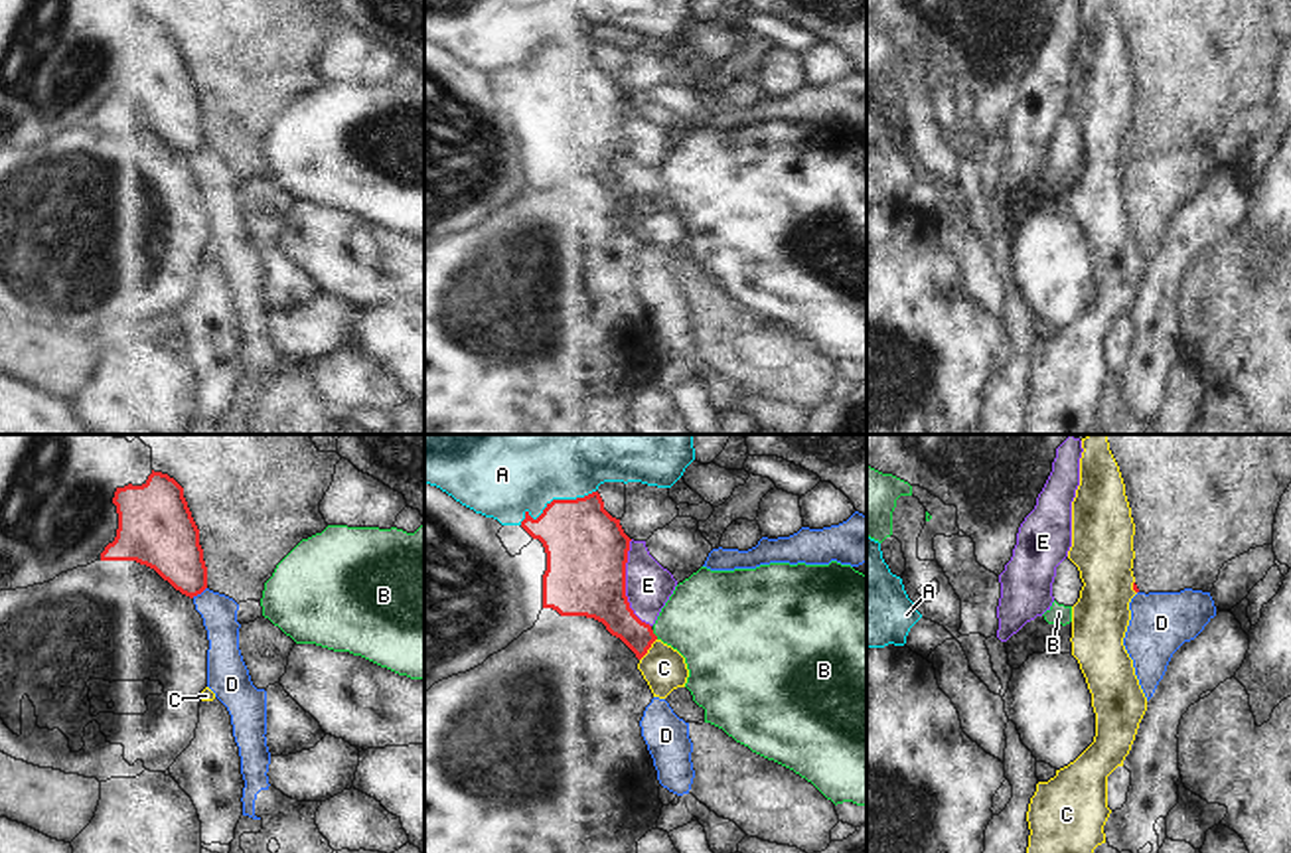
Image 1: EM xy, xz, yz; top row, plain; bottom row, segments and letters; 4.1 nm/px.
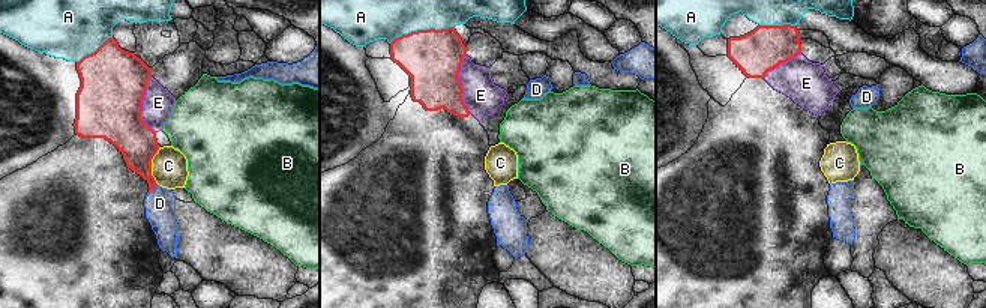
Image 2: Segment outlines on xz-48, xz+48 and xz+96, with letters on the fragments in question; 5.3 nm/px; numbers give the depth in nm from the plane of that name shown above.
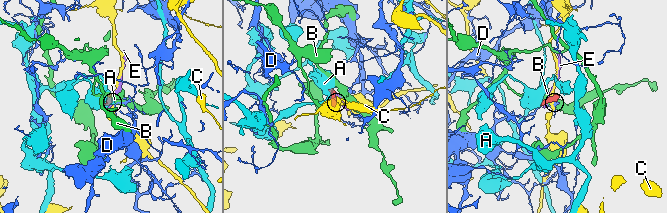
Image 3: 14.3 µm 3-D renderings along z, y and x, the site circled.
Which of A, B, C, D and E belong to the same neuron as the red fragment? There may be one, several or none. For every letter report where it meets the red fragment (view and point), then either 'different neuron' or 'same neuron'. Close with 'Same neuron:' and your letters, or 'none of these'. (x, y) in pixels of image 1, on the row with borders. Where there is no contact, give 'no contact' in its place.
A: contact xz (555, 500); different neuron
B: contact xz (654, 634); different neuron
C: contact xz (648, 648); different neuron
D: contact xy (198, 593); different neuron
E: contact xz (624, 585); different neuron
Same neuron: none of these

